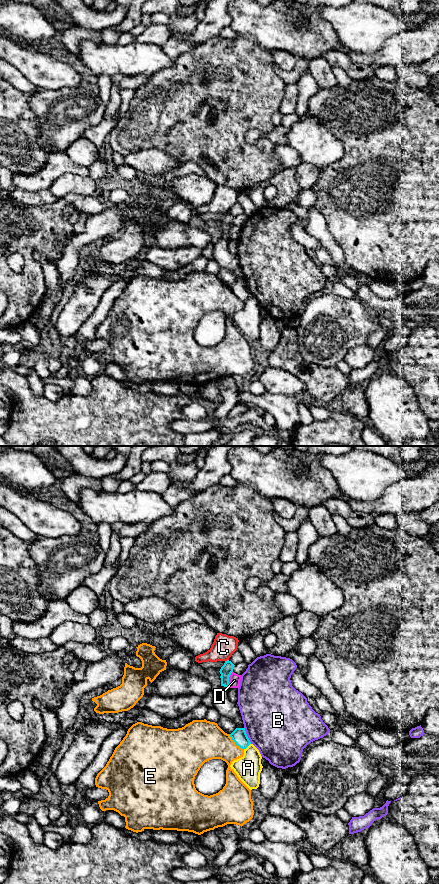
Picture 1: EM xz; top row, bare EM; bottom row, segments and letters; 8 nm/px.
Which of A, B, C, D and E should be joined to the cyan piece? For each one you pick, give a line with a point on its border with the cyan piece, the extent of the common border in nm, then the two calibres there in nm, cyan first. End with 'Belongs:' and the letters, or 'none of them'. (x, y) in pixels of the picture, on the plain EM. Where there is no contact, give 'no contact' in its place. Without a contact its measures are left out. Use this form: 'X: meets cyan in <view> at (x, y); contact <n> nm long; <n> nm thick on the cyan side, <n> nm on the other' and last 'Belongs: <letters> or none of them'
Belongs: none of them

